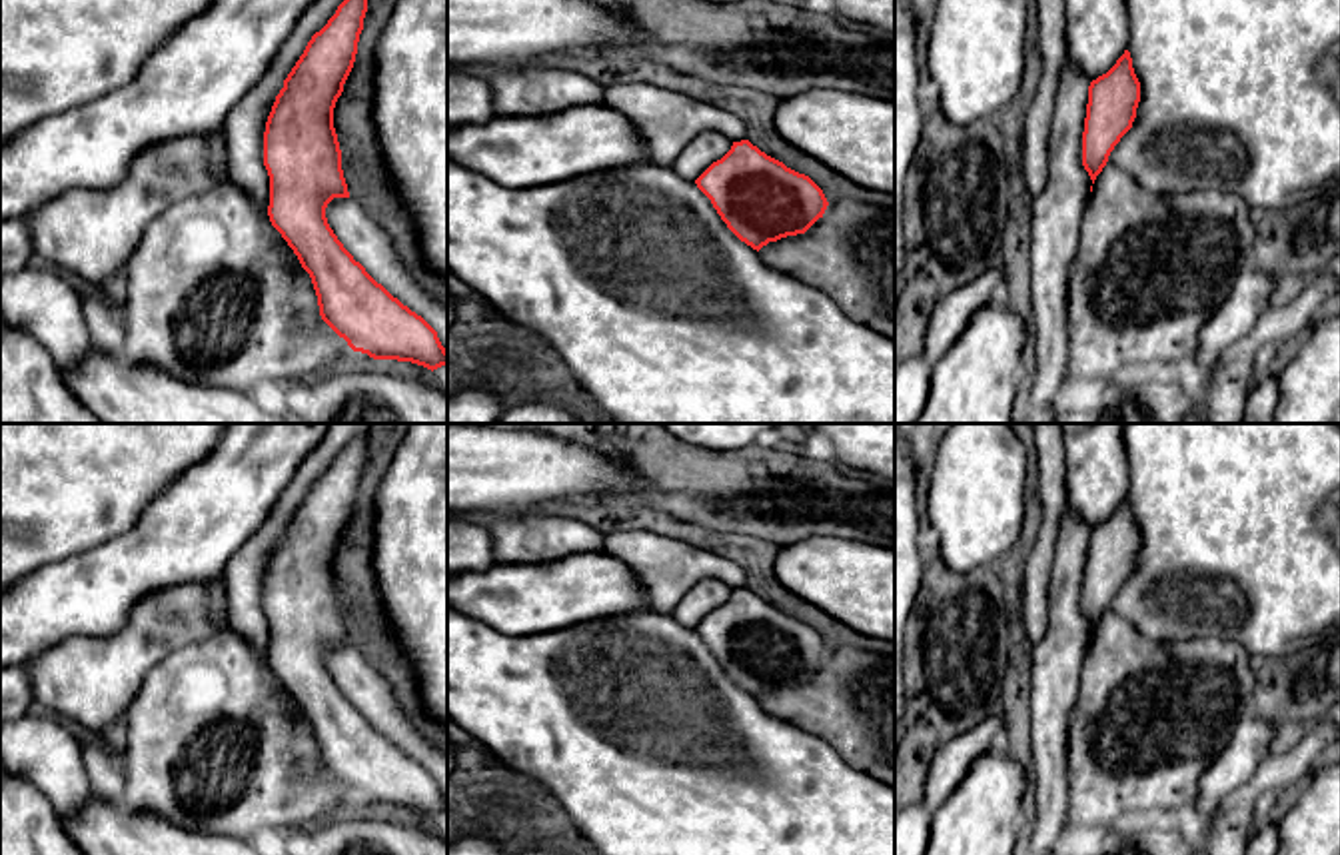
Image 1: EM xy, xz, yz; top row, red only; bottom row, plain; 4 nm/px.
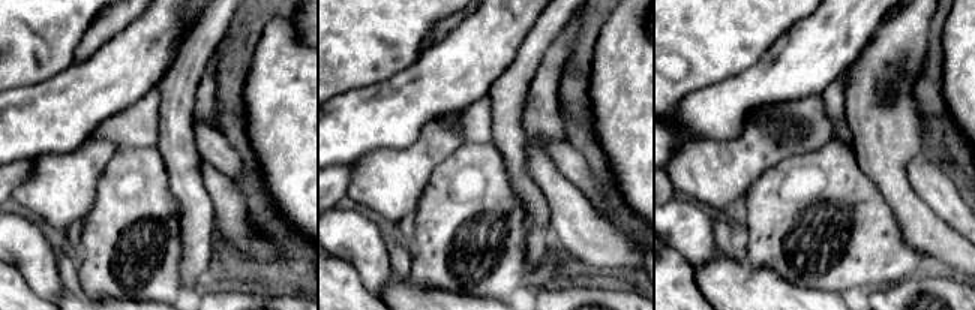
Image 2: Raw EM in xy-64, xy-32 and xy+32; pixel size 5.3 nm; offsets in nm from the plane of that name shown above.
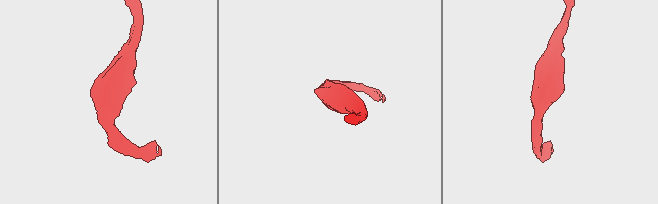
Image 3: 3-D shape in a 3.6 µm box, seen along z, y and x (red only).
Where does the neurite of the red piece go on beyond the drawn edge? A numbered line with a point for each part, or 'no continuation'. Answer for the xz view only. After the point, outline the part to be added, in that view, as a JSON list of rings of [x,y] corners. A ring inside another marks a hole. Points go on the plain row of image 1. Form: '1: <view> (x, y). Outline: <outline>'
1: xz (709, 594). Outline: [[[703,579],[685,593],[671,615],[679,625],[695,629],[713,609],[721,607],[731,593],[733,589],[723,581]]]

